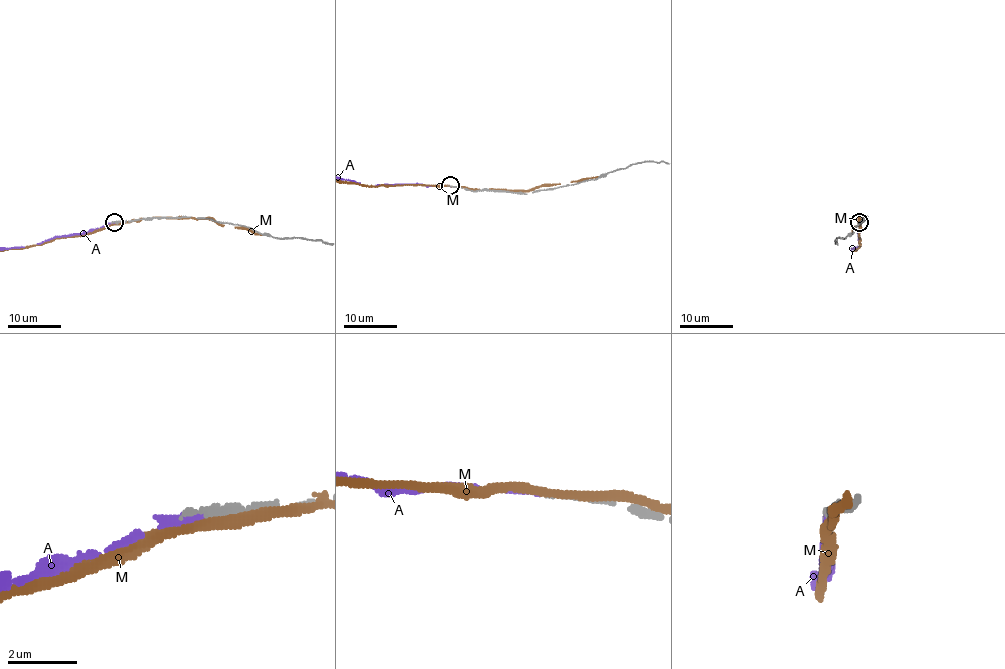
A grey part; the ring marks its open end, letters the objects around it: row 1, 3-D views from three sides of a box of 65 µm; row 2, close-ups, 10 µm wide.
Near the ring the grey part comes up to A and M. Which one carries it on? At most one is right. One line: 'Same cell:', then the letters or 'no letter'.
Same cell: A

